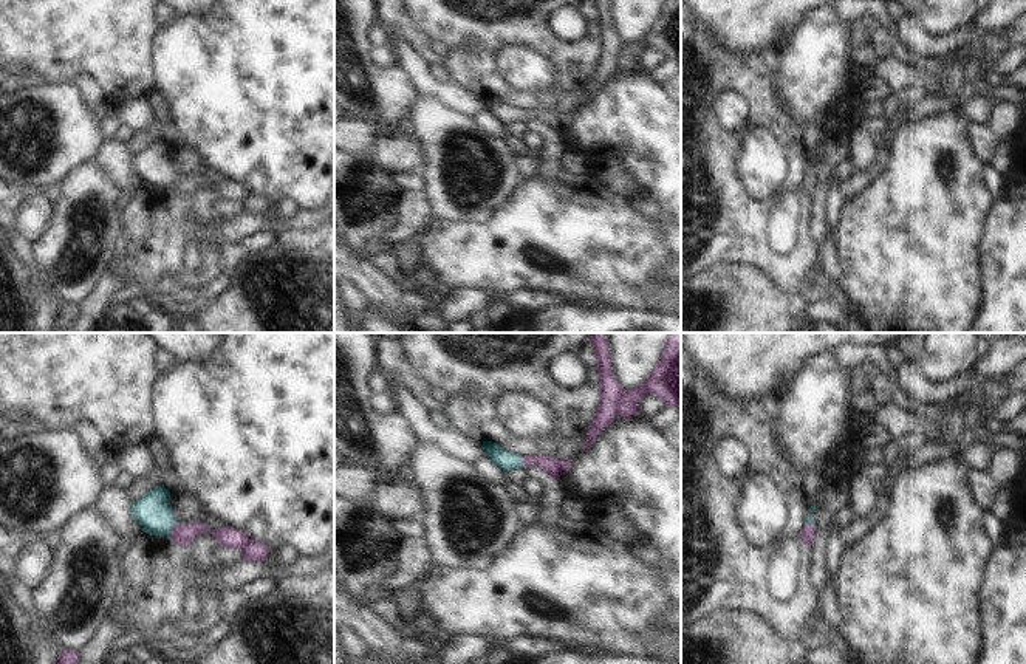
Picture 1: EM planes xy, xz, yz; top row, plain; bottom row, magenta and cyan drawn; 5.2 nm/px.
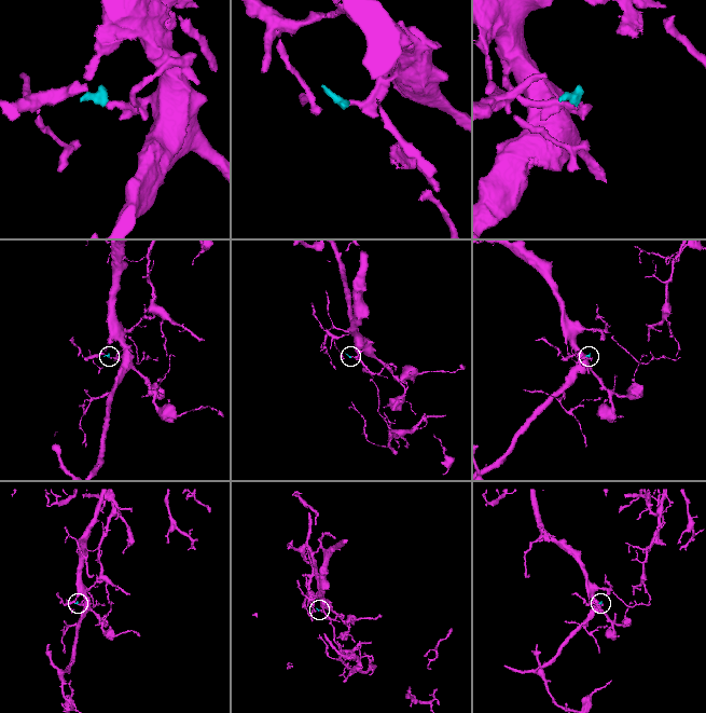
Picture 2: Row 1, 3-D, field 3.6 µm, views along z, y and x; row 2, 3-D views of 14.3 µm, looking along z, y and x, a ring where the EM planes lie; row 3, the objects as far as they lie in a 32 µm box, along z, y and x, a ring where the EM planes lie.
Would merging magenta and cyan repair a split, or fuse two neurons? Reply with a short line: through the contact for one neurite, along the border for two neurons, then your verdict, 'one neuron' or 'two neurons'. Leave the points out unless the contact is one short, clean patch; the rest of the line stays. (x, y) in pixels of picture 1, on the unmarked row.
line xy (183, 186), (174, 181), (152, 164); one neuron

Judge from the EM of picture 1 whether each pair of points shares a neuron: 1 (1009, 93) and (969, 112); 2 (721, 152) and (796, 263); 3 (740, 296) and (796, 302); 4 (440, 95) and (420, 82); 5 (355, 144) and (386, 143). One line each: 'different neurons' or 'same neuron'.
1: same neuron
2: same neuron
3: same neuron
4: same neuron
5: different neurons

